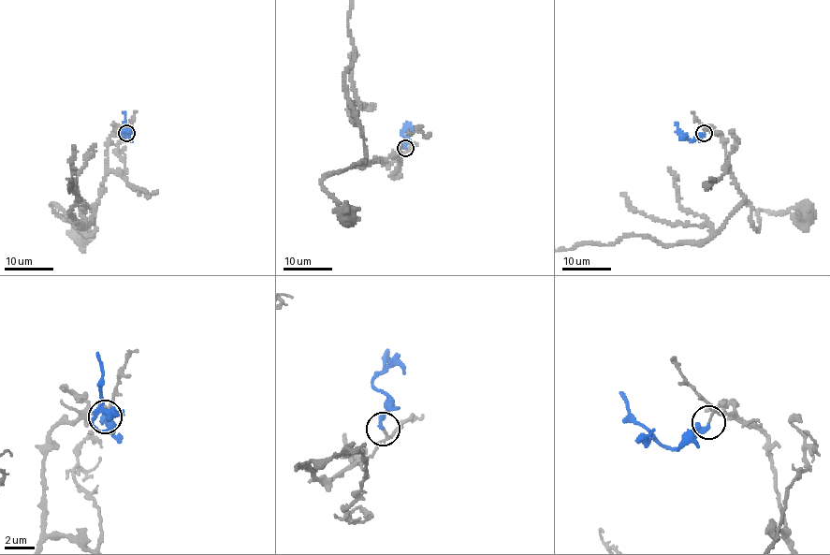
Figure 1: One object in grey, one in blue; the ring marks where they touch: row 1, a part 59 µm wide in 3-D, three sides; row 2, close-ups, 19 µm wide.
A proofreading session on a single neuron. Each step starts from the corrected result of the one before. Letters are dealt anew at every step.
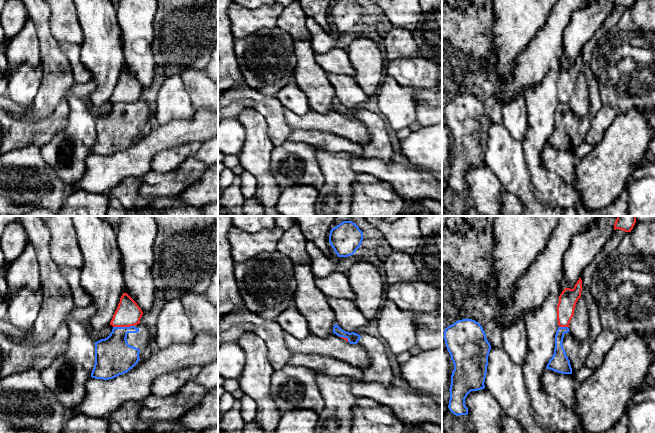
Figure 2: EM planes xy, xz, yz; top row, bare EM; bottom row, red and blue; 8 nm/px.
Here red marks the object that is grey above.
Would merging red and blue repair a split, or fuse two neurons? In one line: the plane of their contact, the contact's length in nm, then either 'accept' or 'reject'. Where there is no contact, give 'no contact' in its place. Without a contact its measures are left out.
contact in xy; length 180 nm; reject

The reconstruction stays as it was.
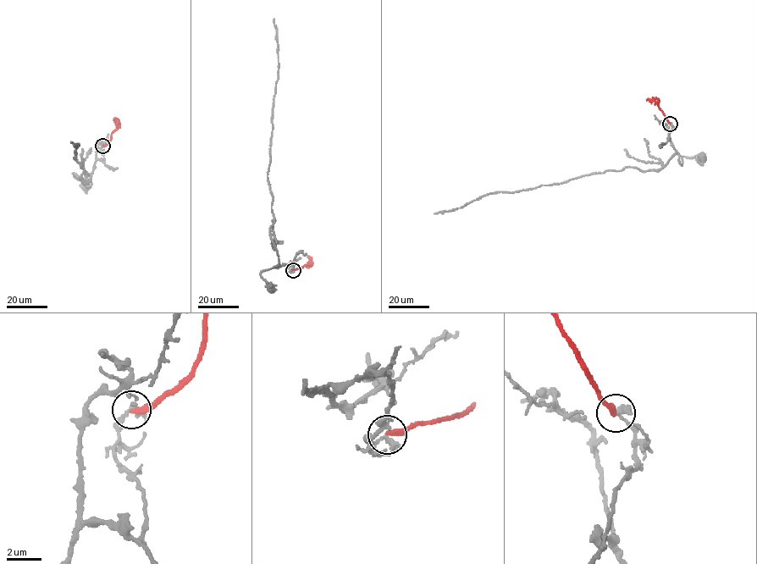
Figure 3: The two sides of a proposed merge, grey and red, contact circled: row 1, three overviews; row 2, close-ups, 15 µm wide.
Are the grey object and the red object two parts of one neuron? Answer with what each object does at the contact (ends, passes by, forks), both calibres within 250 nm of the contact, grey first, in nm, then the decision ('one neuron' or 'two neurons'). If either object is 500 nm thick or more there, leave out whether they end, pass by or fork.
grey passes by; red ends there; 280 nm thick on the grey side, 280 nm on the other; two neurons

